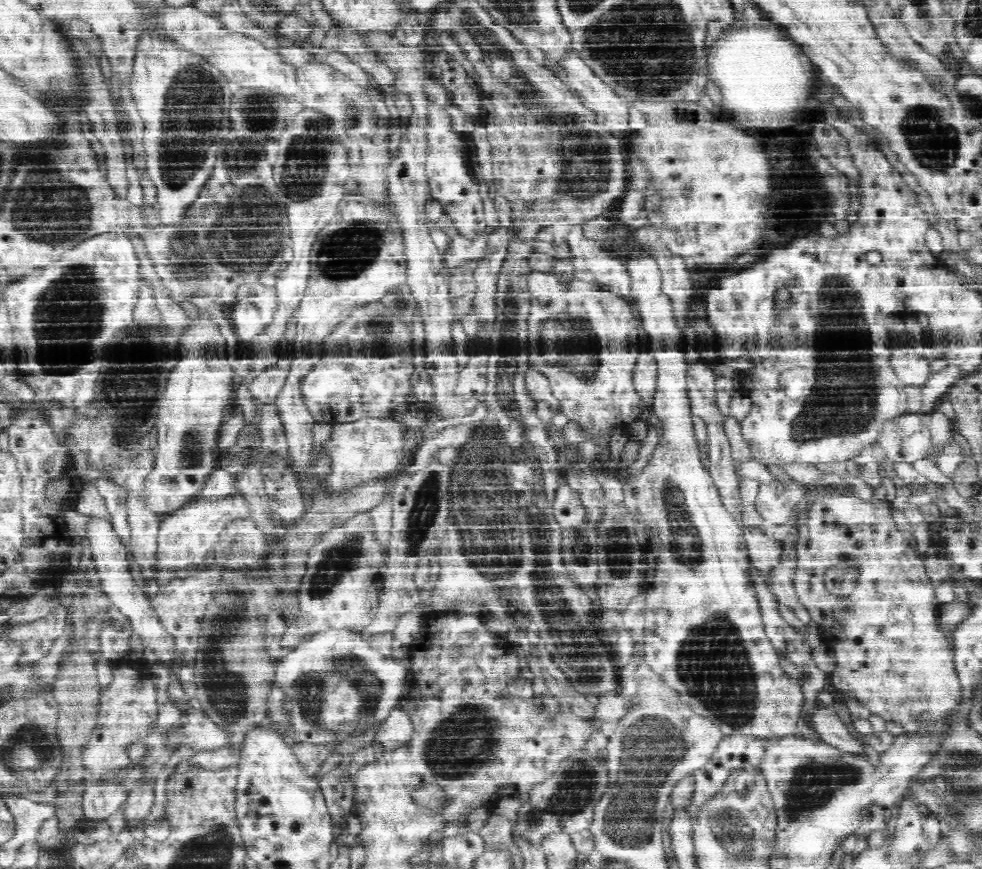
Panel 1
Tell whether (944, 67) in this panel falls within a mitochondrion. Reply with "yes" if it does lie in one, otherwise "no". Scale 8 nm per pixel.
no

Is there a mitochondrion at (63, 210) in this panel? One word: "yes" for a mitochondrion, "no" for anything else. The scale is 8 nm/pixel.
yes

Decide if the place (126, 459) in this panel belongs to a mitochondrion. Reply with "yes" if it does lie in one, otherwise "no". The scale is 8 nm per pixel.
yes

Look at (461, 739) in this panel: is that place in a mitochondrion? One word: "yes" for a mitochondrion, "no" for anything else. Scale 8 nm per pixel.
yes

